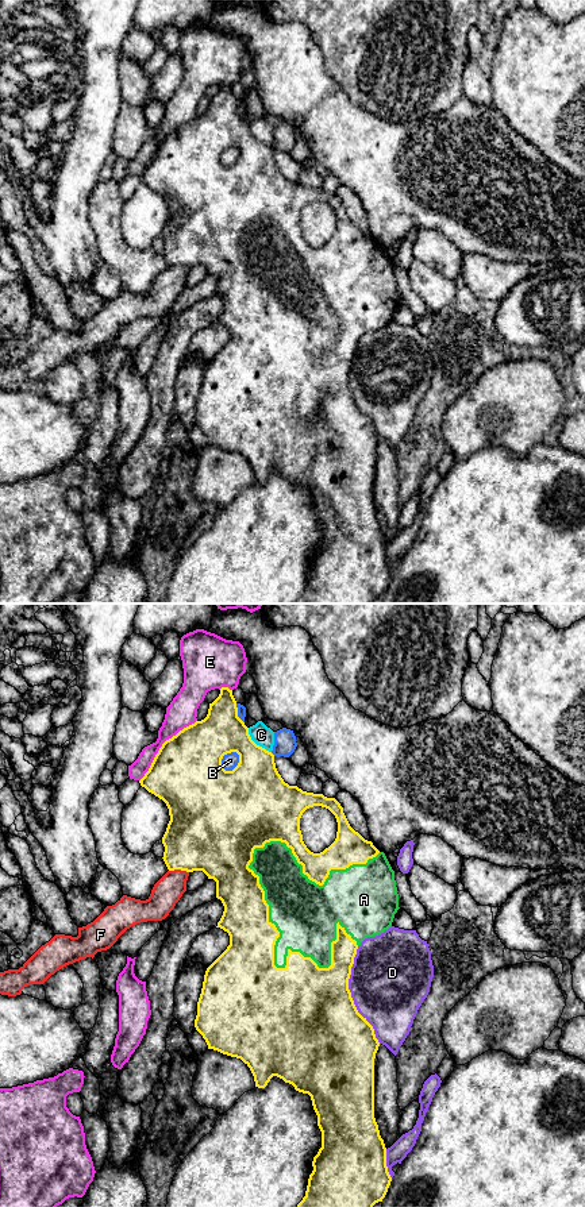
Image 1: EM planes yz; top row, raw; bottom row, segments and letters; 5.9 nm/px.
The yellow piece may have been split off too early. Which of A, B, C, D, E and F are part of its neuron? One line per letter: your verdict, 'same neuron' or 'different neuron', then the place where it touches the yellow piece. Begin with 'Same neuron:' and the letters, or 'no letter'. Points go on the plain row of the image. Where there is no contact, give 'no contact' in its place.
Same neuron: A
A: same neuron | yz (265, 238)
B: different neuron | yz (238, 158)
C: different neuron | yz (254, 138)
D: different neuron | yz (350, 390)
E: different neuron | yz (162, 141)
F: different neuron | yz (179, 263)

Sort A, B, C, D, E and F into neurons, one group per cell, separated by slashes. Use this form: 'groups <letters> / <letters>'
groups A / B / C / D / E / F

